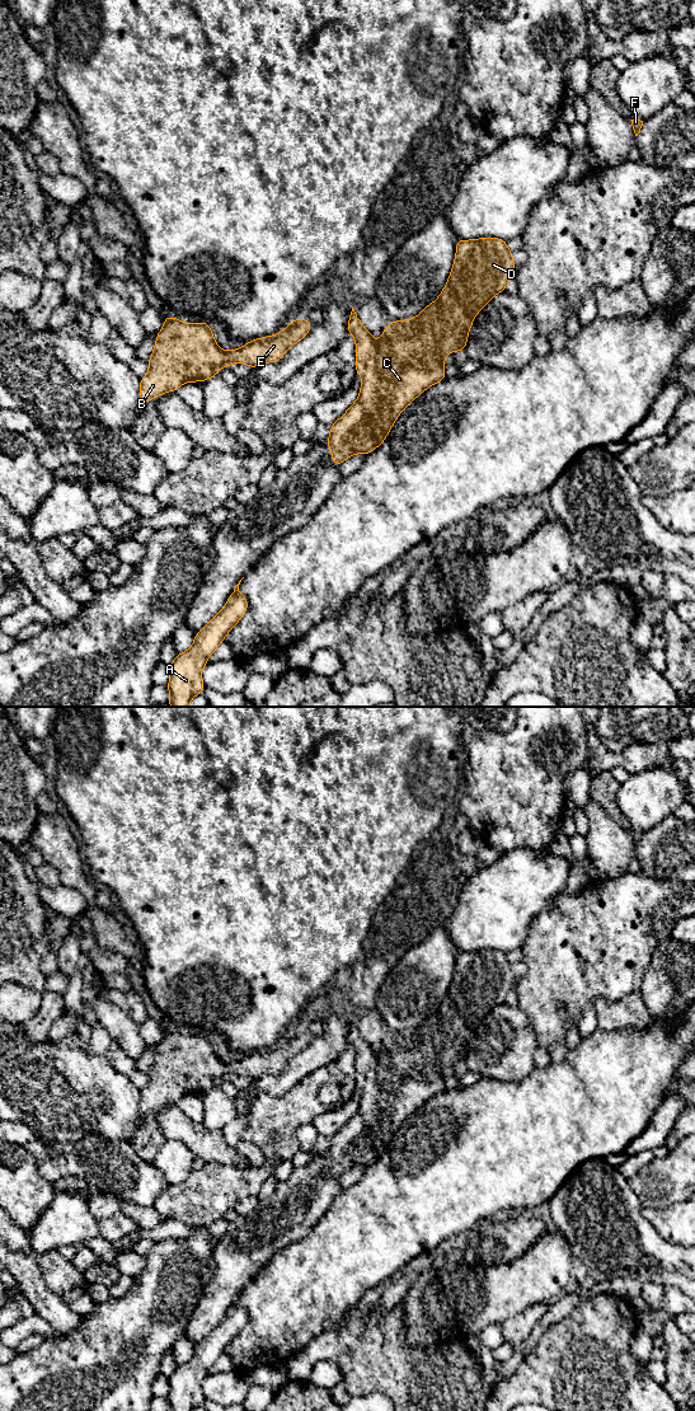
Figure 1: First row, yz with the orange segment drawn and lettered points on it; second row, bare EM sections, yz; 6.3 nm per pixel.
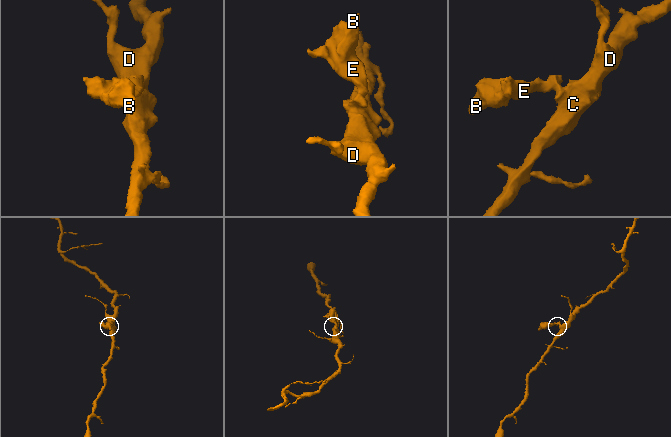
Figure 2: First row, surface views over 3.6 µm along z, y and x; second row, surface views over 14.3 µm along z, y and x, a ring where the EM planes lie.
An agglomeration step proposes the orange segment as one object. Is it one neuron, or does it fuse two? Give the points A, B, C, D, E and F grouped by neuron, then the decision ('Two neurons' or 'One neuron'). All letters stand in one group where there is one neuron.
Groups: A B C D E F. One neuron

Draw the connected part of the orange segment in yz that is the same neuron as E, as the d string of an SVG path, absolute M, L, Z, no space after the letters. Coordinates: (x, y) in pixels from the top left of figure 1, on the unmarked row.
M166 1027L147 1072L149 1084L140 1091L141 1116L166 1103L177 1103L188 1093L201 1094L220 1087L220 1078L229 1079L240 1074L253 1080L266 1074L277 1074L313 1039L300 1028L278 1046L253 1051L234 1063L222 1063L207 1033L187 1036Z

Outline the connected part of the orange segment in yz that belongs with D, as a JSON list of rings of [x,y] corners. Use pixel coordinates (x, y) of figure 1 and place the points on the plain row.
[[[492,948],[471,952],[457,951],[452,983],[447,990],[447,997],[443,999],[437,1012],[427,1017],[422,1025],[413,1031],[389,1035],[382,1042],[379,1054],[374,1053],[372,1046],[361,1036],[352,1019],[347,1042],[348,1046],[352,1046],[356,1051],[356,1088],[361,1087],[363,1092],[357,1112],[330,1138],[330,1147],[325,1154],[332,1161],[330,1172],[334,1177],[339,1178],[353,1166],[367,1167],[374,1163],[384,1154],[401,1122],[427,1100],[446,1091],[445,1067],[465,1063],[474,1028],[494,1007],[506,1002],[513,986],[516,986],[516,979],[512,964],[508,961],[506,952]]]

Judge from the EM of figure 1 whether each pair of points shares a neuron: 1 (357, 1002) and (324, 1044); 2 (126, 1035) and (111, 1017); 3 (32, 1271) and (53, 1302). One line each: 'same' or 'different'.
1: different
2: same
3: same

